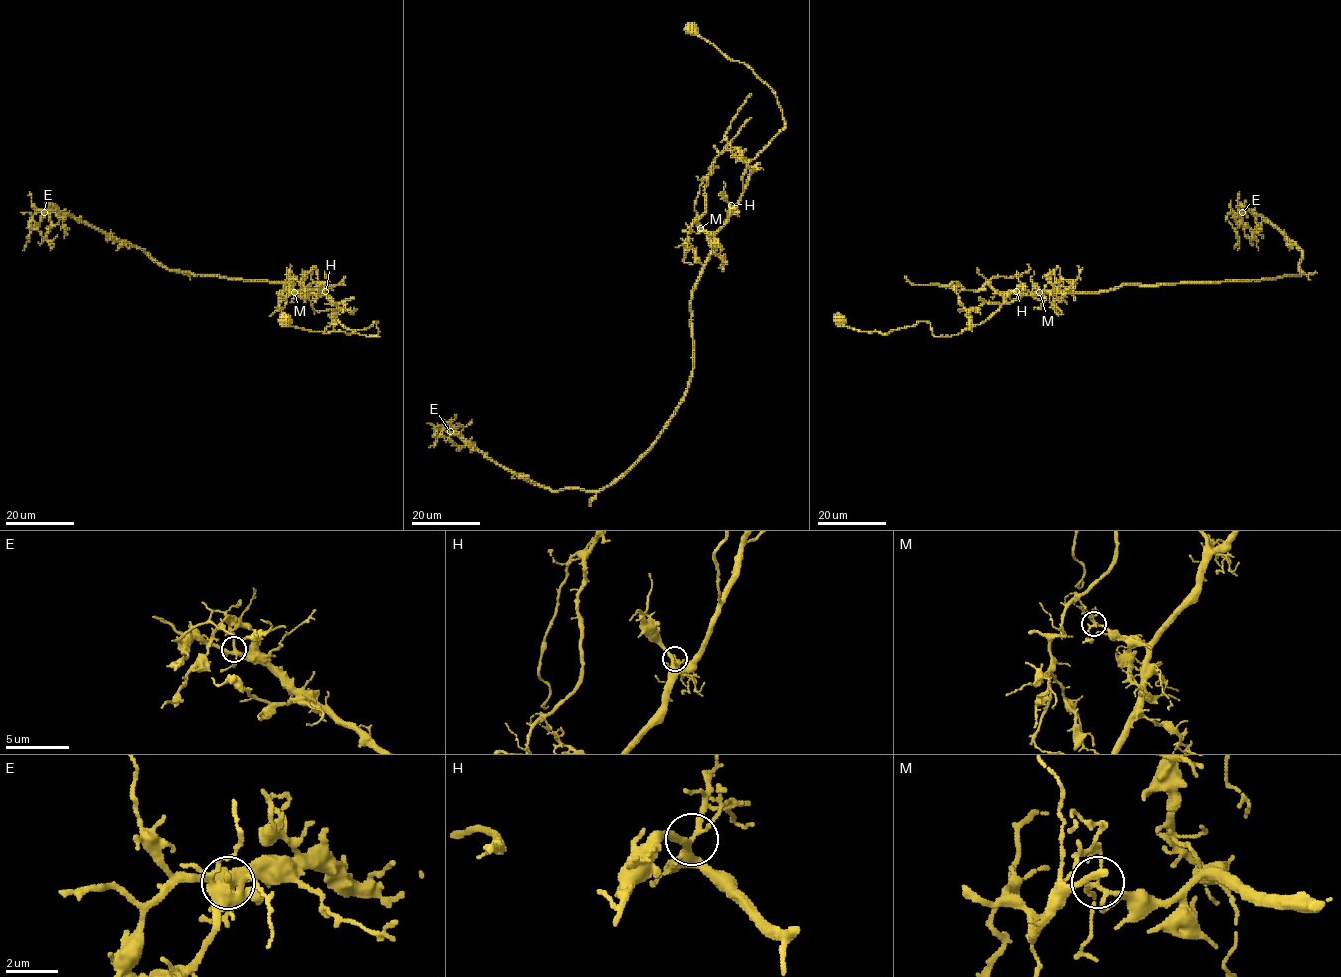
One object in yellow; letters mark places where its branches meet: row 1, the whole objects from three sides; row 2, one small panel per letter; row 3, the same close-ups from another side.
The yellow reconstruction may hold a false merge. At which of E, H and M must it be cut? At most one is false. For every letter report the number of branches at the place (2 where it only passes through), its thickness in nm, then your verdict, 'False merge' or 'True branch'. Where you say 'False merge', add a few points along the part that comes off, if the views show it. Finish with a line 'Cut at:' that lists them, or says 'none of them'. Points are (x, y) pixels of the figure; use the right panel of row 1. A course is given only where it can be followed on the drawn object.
E: Branches: 4. Thickness 360 nm. True branch
H: Branches: 5. Thickness 240 nm. True branch
M: Branches: 4. Thickness 140 nm. False merge. Course of the part to remove: (1039, 292), (1037, 288), (1033, 293), (996, 292), (987, 284), (977, 290), (956, 290), (914, 284), (905, 276)
Cut at: M

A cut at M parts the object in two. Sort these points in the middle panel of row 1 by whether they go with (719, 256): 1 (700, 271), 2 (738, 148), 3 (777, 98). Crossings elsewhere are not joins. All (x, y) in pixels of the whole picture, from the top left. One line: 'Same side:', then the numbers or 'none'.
Same side: 1, 2, 3

